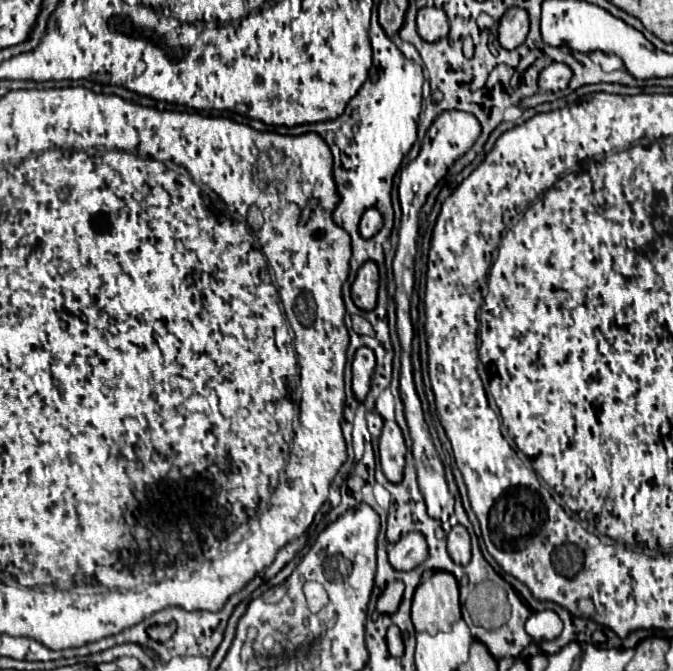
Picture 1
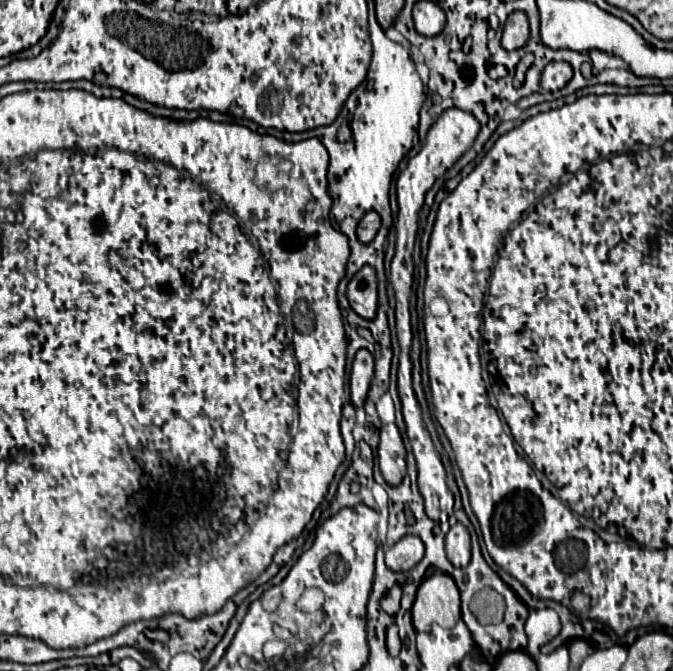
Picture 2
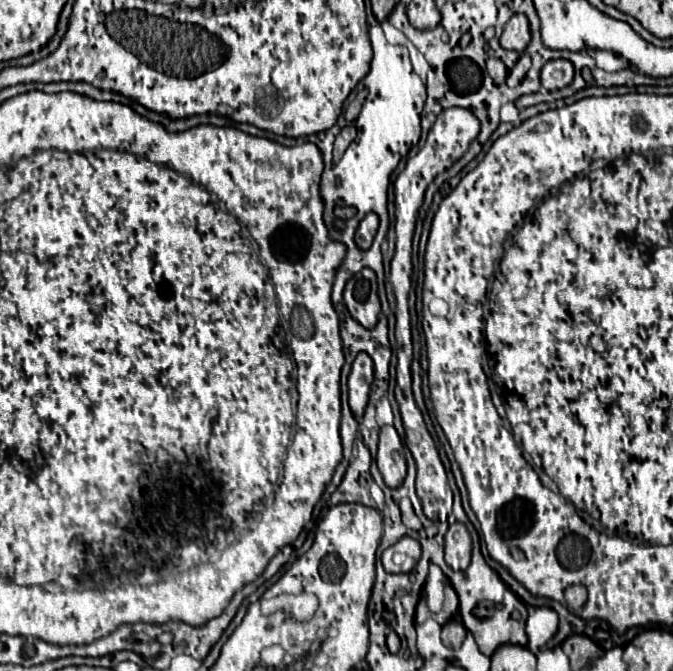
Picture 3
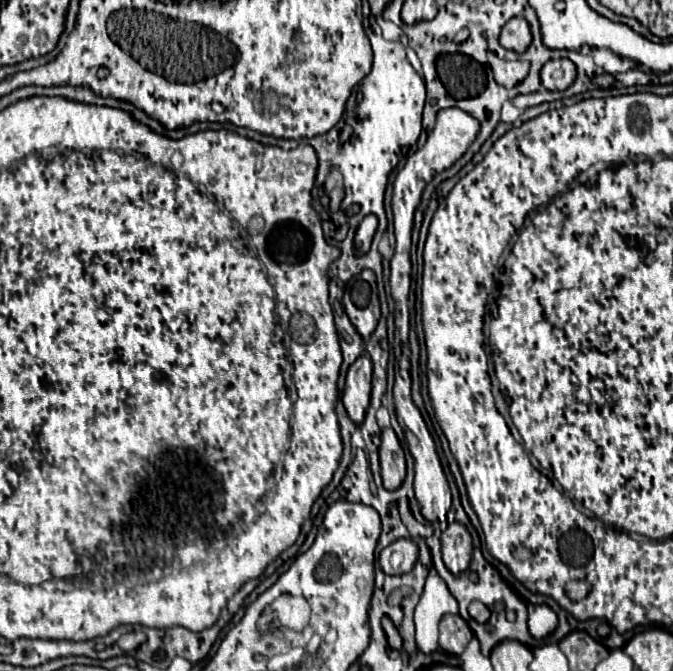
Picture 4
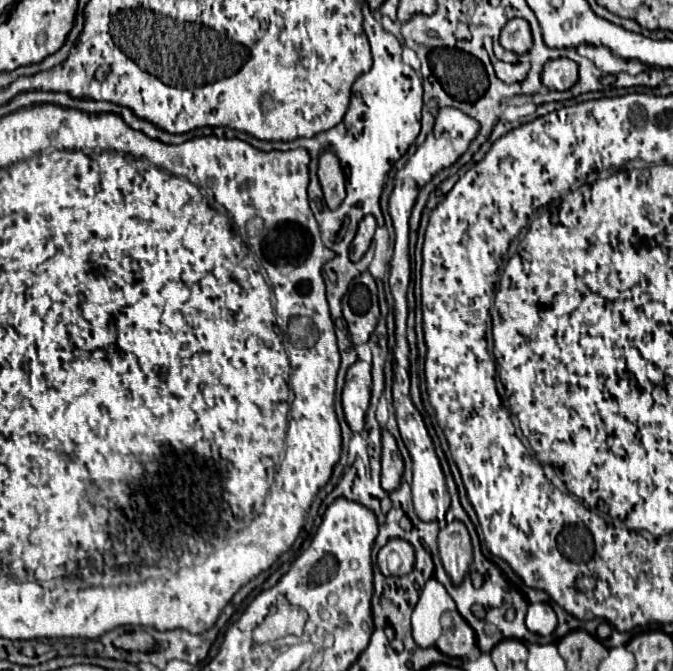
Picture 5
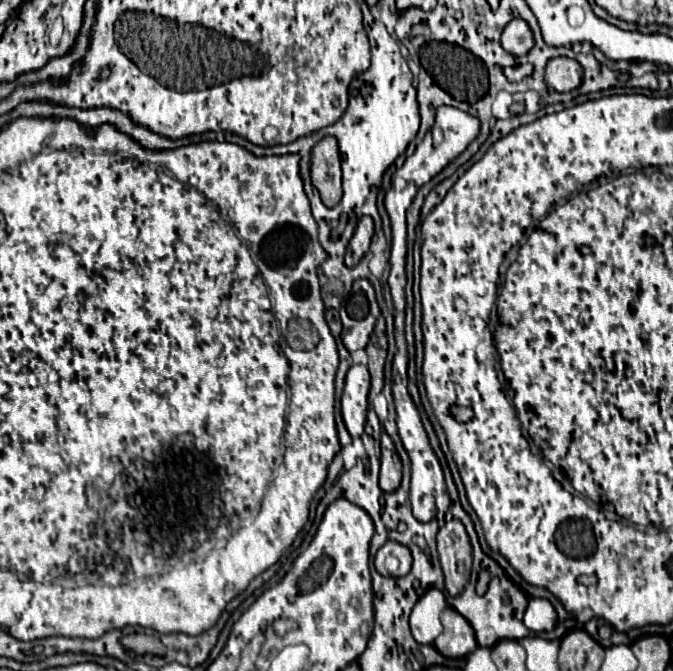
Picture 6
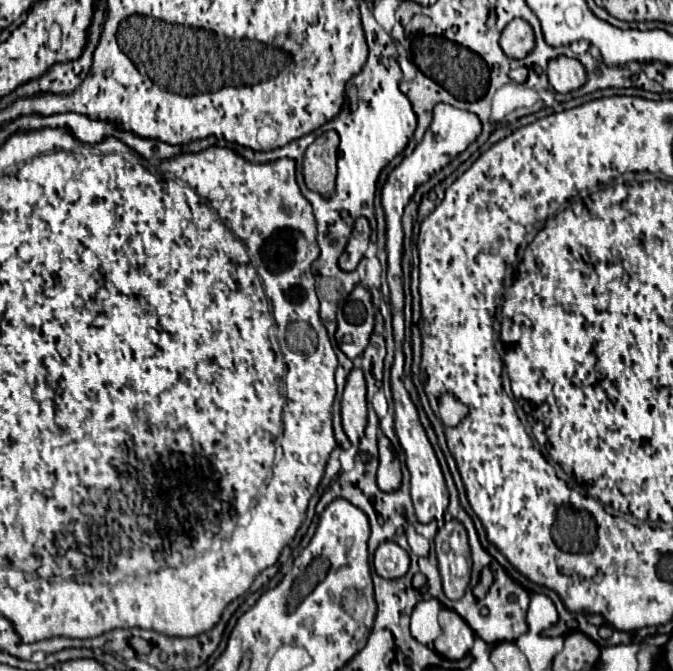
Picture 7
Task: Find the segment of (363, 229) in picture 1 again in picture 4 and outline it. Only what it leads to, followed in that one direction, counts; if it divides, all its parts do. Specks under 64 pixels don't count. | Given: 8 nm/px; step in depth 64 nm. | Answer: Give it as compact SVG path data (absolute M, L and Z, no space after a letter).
M368 214L360 222L360 226L356 230L356 238L354 238L354 246L356 246L356 254L358 256L362 256L362 254L366 254L370 250L370 244L372 244L374 232L376 232L376 226L378 226L378 218L372 216L372 214Z

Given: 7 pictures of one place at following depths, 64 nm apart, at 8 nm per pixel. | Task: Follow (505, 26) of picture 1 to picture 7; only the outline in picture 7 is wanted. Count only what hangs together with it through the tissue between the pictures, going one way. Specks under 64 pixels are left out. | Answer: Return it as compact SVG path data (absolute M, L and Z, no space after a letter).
M514 18L502 32L500 46L510 58L524 58L534 48L534 32L532 26L522 20Z

